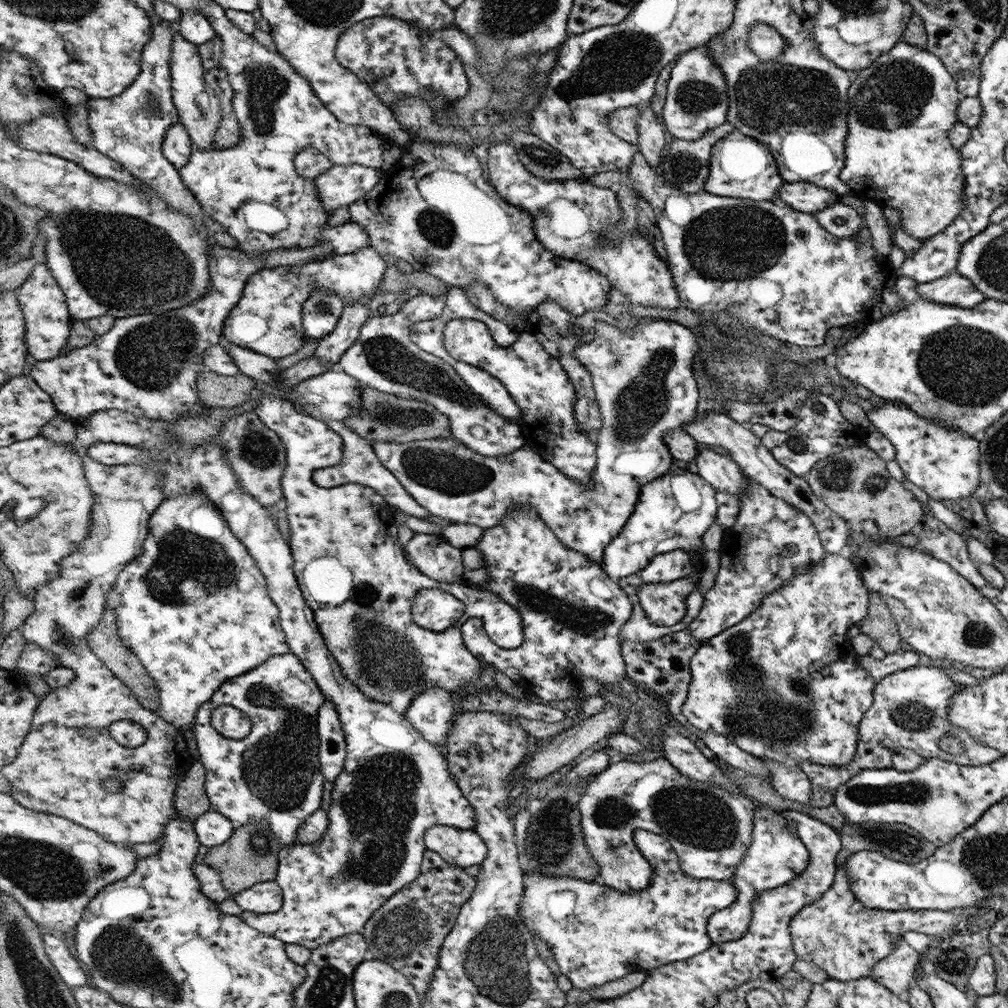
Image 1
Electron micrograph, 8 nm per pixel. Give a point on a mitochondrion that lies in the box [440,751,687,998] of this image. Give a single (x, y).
(551, 840)

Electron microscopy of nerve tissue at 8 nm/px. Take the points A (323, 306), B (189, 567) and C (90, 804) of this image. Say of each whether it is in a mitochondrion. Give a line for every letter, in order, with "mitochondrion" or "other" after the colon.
A: mitochondrion
B: mitochondrion
C: other

